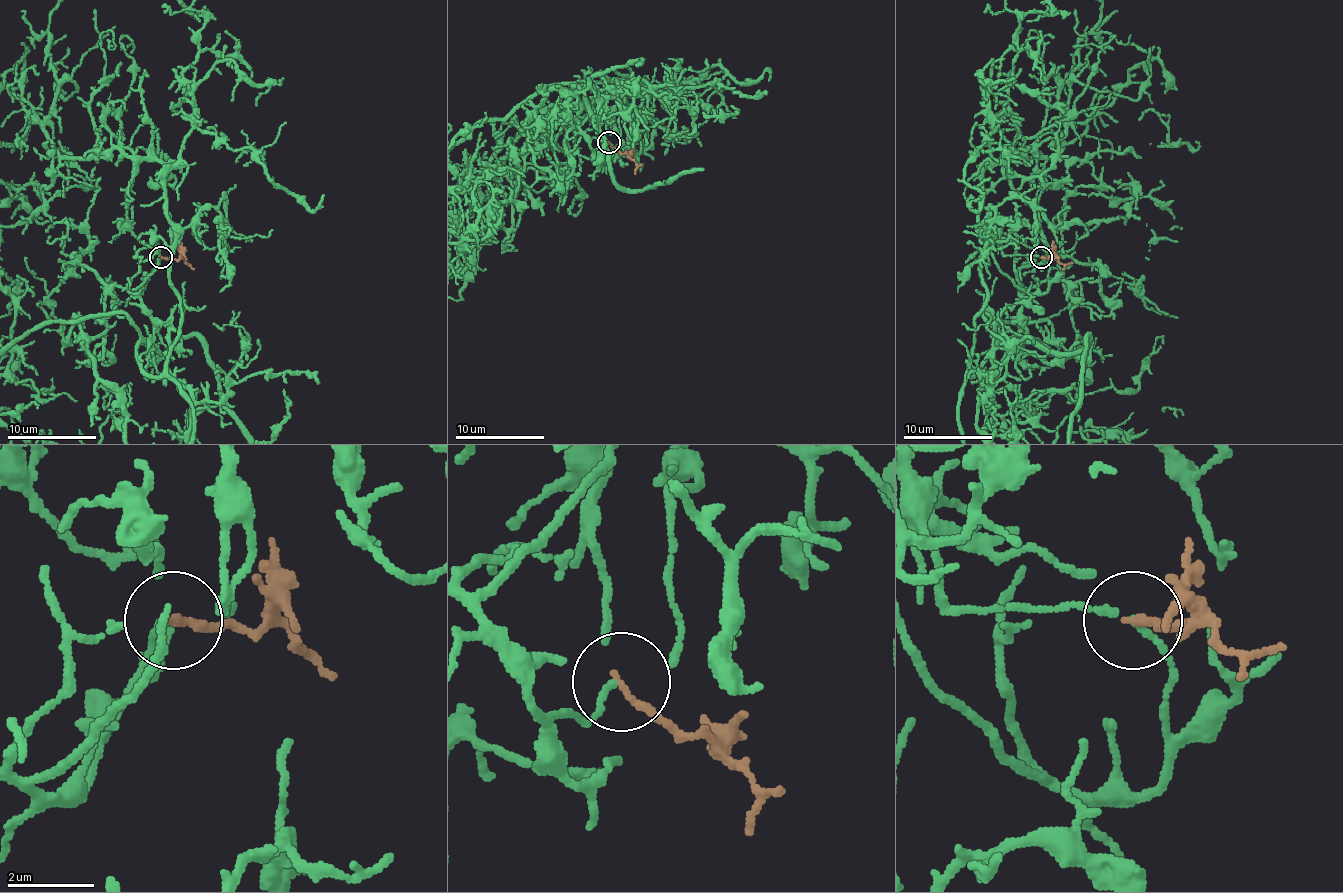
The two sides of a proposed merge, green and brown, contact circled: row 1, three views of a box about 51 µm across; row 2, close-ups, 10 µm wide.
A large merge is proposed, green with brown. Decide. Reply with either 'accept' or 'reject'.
reject

